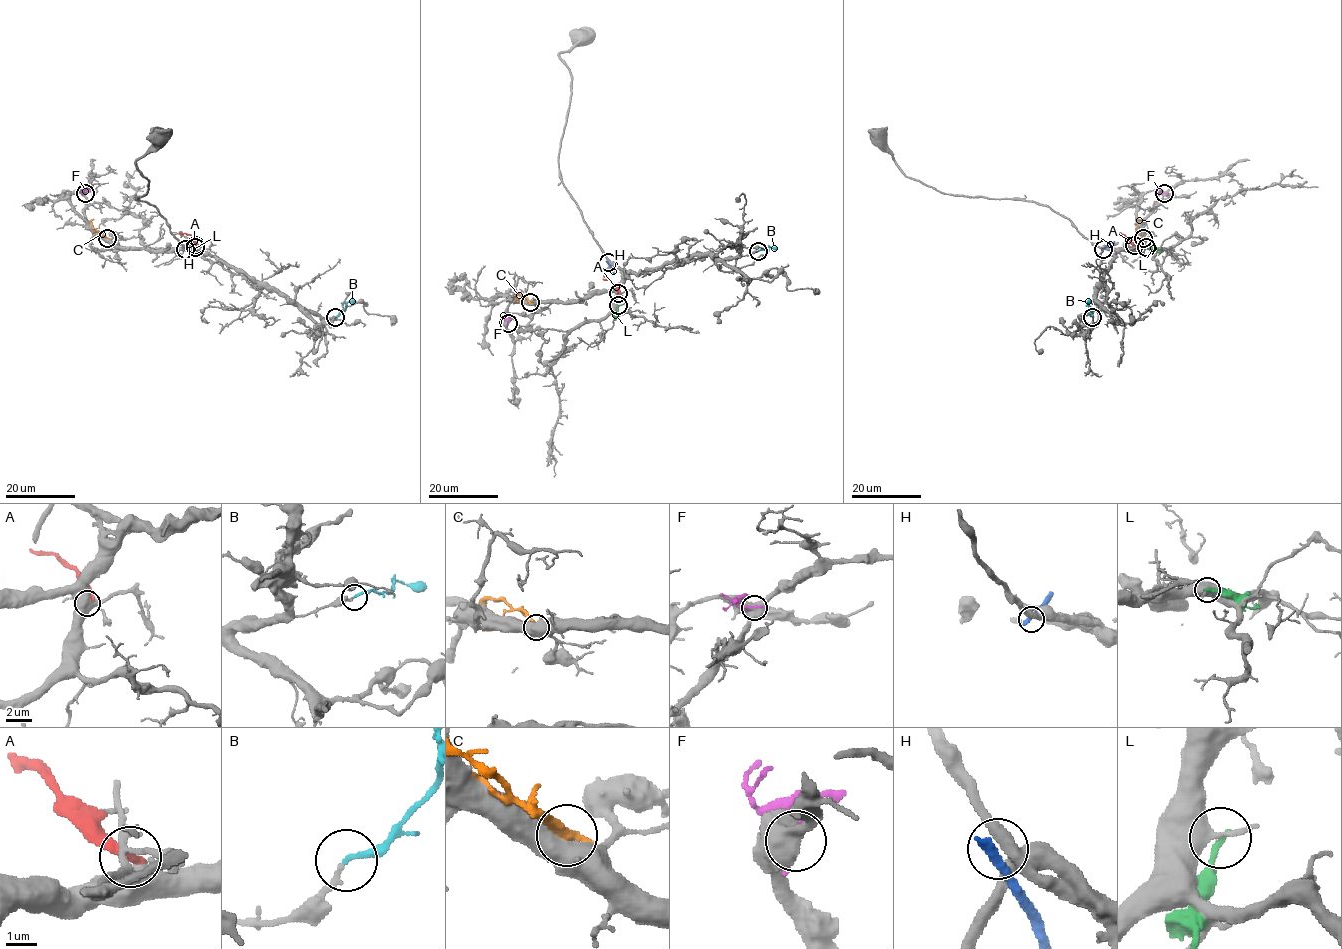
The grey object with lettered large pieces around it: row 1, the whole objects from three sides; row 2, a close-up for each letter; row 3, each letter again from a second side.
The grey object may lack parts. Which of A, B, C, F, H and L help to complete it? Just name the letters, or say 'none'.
B

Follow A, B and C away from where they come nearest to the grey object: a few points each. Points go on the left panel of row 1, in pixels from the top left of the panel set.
A: (195, 245), (190, 235), (180, 232)
B: (335, 317), (354, 299)
C: (106, 238), (93, 227), (93, 219)

